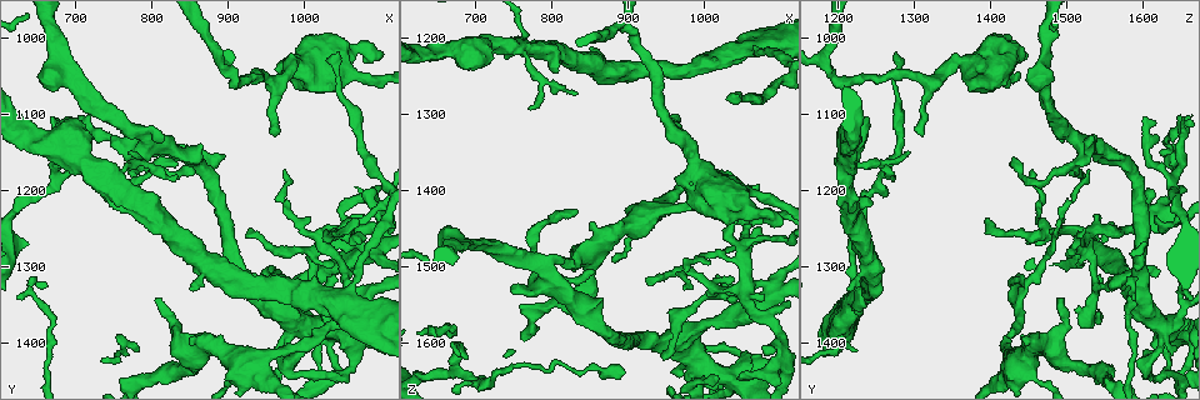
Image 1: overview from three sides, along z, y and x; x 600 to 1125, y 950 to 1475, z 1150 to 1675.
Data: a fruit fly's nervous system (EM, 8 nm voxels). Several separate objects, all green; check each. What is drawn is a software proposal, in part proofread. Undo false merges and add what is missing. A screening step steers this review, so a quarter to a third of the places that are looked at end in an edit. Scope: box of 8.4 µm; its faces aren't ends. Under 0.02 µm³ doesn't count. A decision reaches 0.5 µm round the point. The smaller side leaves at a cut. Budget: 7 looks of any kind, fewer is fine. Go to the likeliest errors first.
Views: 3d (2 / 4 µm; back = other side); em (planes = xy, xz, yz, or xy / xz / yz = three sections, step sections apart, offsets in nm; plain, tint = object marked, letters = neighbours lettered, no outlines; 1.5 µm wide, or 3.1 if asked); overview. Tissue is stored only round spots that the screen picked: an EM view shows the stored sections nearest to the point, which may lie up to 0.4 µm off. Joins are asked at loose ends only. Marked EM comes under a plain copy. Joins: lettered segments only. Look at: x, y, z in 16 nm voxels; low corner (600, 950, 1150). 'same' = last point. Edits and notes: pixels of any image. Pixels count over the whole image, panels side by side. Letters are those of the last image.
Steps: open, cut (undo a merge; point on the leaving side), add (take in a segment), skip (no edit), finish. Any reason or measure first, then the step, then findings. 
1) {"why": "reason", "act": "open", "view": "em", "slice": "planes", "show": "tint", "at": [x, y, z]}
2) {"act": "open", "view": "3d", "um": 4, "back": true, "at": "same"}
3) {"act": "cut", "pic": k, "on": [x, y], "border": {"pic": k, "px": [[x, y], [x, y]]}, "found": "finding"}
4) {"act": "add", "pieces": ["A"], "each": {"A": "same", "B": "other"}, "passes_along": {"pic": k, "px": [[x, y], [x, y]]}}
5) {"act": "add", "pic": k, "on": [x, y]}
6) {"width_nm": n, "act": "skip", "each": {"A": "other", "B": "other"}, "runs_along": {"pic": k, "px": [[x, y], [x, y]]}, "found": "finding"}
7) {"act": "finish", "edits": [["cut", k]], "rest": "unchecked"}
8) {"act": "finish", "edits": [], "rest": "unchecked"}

{"why": "free end", "act": "open", "view": "3d", "um": 4, "at": [850, 1330, 1215]}

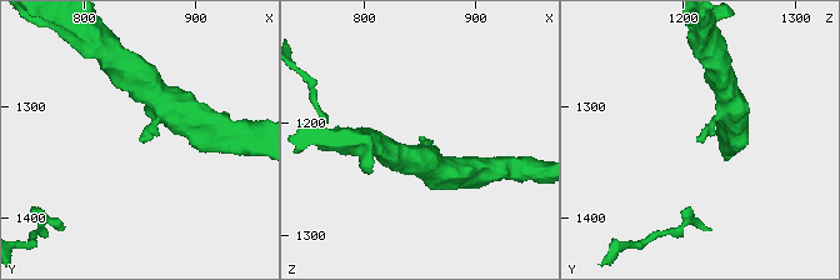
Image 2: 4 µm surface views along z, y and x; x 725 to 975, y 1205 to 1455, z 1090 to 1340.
{"why": "now the EM", "act": "open", "view": "em", "slice": "xz", "step": 4, "show": "letters", "at": [848, 1328, 1210]}

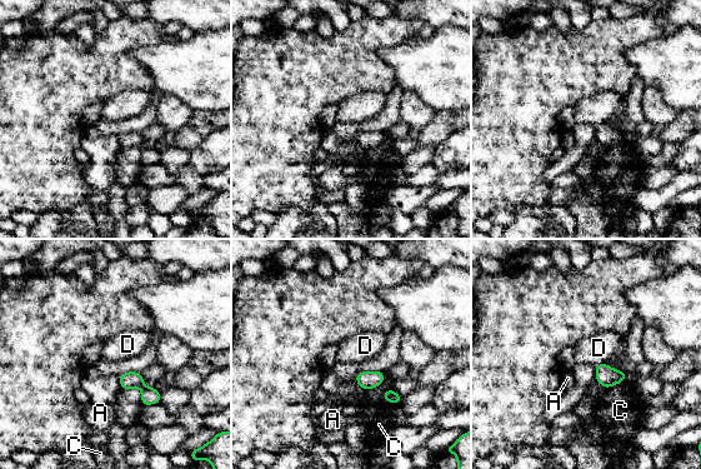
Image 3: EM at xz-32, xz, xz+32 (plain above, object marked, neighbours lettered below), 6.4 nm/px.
{"act": "open", "view": "em", "slice": "planes", "show": "letters", "at": "same"}

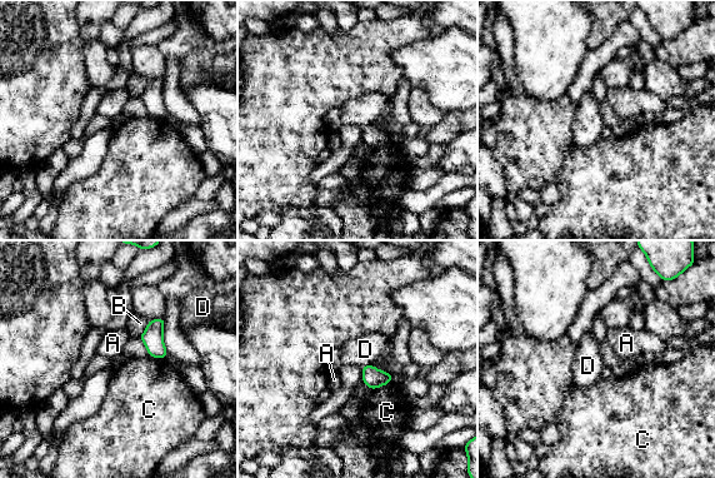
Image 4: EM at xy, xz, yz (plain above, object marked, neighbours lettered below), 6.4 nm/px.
{"act": "skip", "each": {"A": "other", "B": "other", "C": "other", "D": "other"}, "border": {"pic": 4, "px": [[371, 363], [361, 367]]}, "found": "no lettered segment goes on from it"}

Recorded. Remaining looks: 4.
{"why": "four-way junction", "act": "open", "view": "em", "slice": "planes", "show": "letters", "at": [980, 1390, 1630]}

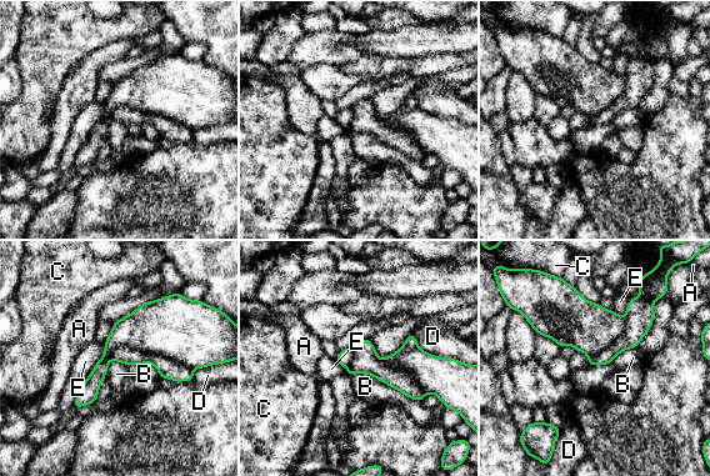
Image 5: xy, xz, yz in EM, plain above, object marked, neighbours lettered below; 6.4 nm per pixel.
{"width_nm": 190, "act": "skip", "each": {"A": "other", "B": "other", "C": "other", "D": "other", "E": "other"}, "border": {"pic": 5, "px": [[350, 375], [370, 374], [421, 401]]}, "found": "one neuron here"}

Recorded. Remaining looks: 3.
{"why": "thin end", "act": "open", "view": "em", "slice": "planes", "show": "letters", "at": [925, 1260, 1520]}

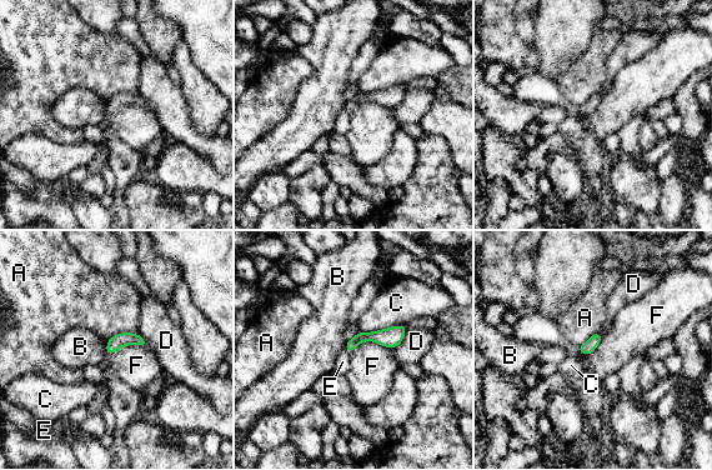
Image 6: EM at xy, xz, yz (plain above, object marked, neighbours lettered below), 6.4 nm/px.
{"longest_contact_nm": ["C", 300], "act": "skip", "each": {"A": "other", "B": "other", "C": "other", "D": "other", "E": "other", "F": "other"}, "border": {"pic": 6, "px": [[392, 348], [361, 341], [350, 351]]}, "found": "none of them fits"}

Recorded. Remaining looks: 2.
{"act": "finish", "edits": [], "rest": "unchecked"}

